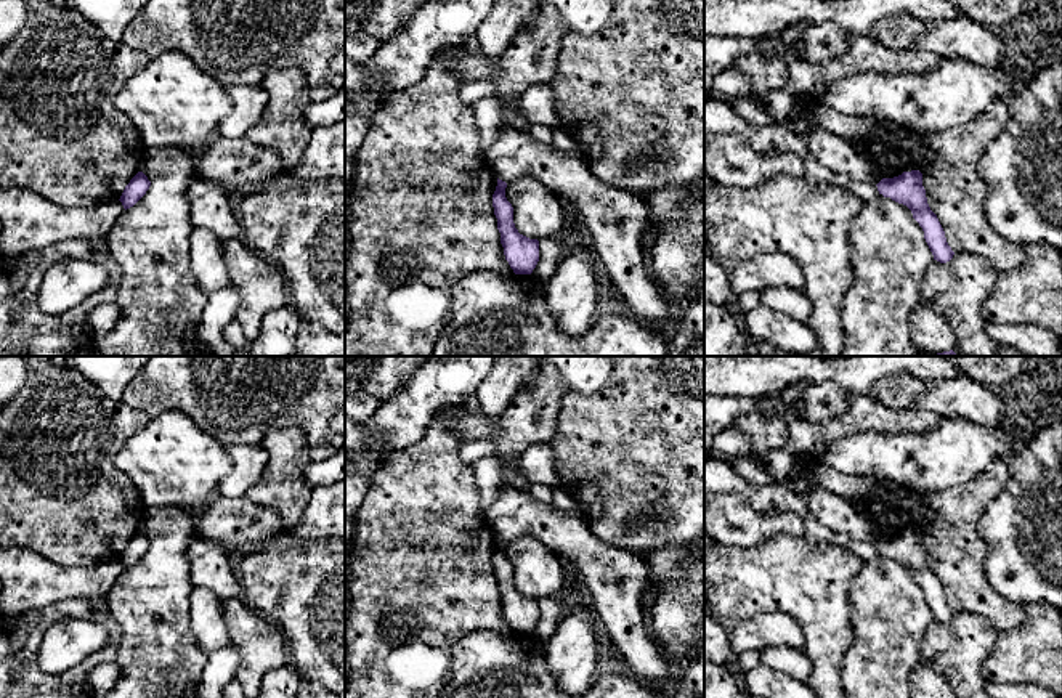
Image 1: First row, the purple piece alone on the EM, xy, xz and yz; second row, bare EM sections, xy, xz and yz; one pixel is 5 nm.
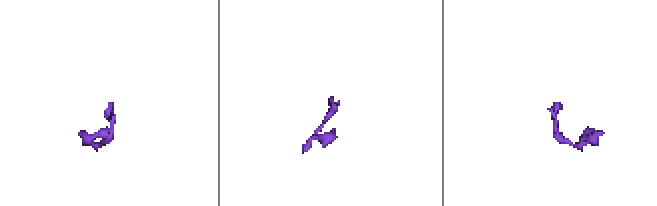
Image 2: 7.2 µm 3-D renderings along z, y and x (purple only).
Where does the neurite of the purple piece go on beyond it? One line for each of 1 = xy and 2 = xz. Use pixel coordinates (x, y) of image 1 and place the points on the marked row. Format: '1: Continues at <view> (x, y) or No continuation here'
1: No continuation here
2: No continuation here

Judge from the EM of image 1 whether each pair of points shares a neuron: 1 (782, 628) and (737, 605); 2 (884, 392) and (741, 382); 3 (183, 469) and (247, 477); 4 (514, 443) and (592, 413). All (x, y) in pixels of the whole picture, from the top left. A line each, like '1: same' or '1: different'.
1: different
2: different
3: different
4: different

